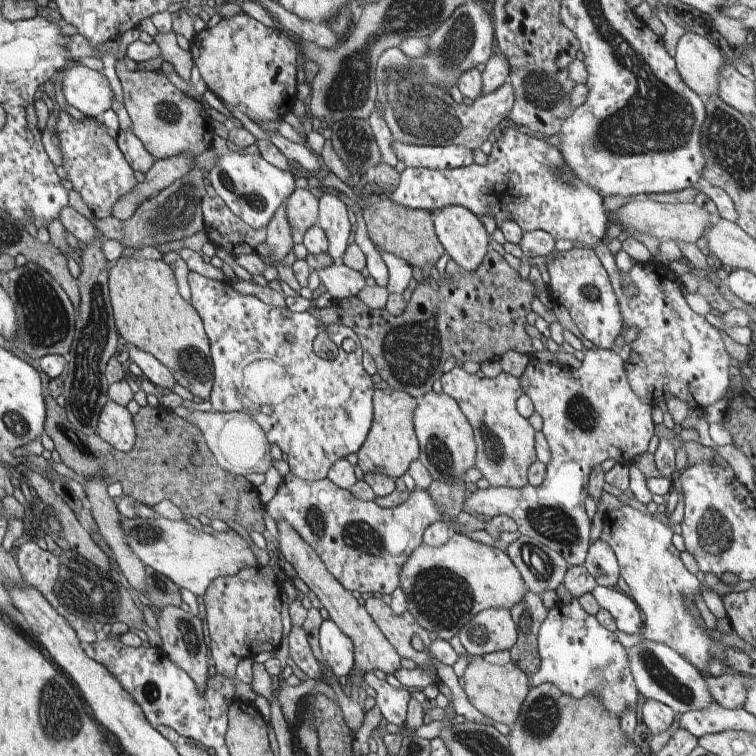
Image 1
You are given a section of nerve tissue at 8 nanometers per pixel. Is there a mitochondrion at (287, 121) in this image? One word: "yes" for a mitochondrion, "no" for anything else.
no

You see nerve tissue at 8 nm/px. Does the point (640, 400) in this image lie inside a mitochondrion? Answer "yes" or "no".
no

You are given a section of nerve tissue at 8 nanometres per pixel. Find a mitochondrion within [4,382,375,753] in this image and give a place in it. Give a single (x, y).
(61, 718)

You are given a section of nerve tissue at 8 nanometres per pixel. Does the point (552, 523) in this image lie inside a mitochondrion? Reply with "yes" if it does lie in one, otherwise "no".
yes

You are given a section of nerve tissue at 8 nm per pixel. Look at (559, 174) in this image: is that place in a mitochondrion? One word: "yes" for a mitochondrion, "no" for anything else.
yes

